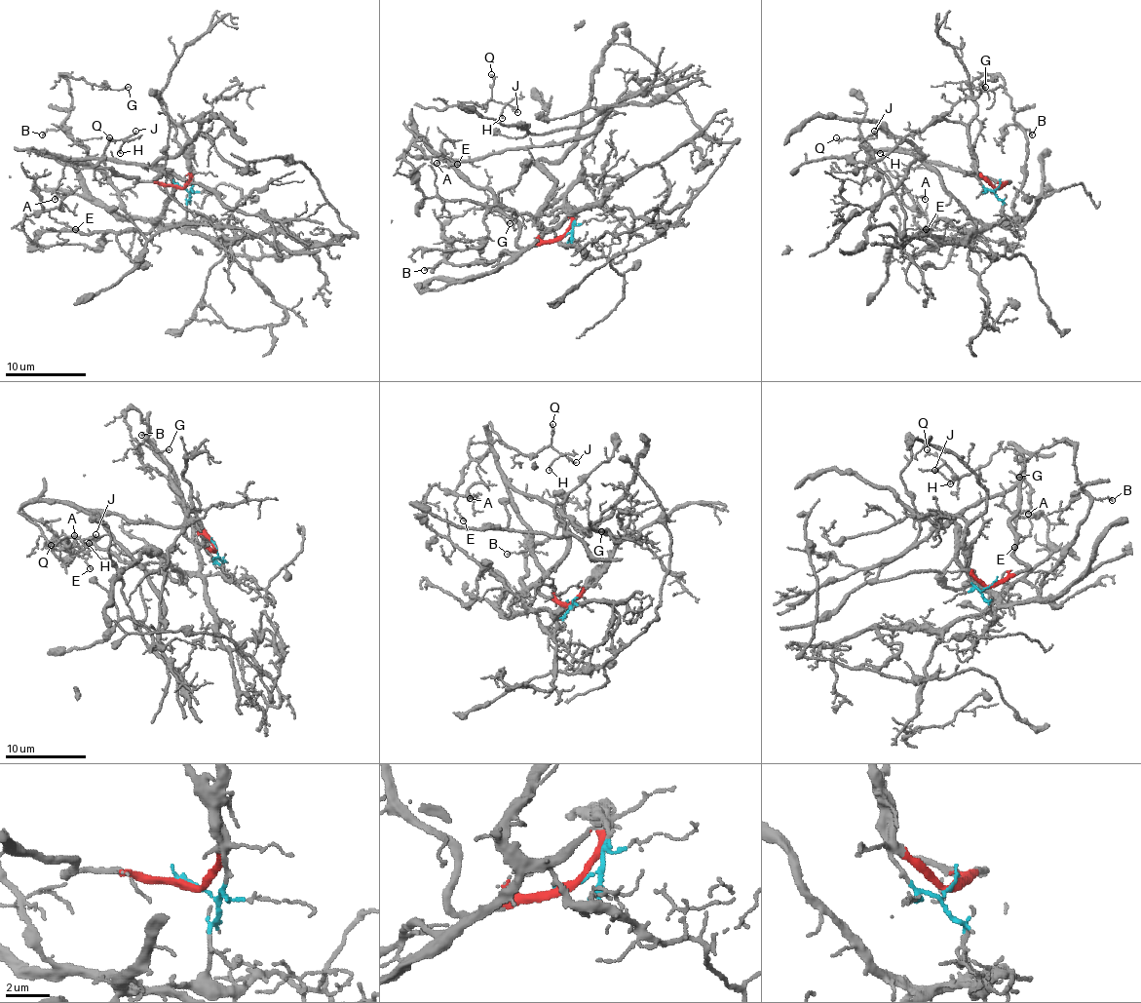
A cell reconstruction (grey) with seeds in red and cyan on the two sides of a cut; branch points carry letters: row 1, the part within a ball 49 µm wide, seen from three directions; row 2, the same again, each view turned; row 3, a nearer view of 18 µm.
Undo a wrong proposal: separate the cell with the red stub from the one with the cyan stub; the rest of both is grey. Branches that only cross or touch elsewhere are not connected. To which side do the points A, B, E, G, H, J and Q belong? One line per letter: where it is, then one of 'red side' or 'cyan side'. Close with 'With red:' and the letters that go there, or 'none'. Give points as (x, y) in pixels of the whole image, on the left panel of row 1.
A: at (55, 199); cyan side
B: at (42, 135); cyan side
E: at (75, 229); cyan side
G: at (128, 87); cyan side
H: at (120, 153); red side
J: at (135, 131); red side
Q: at (109, 137); red side
With red: H, J, Q

